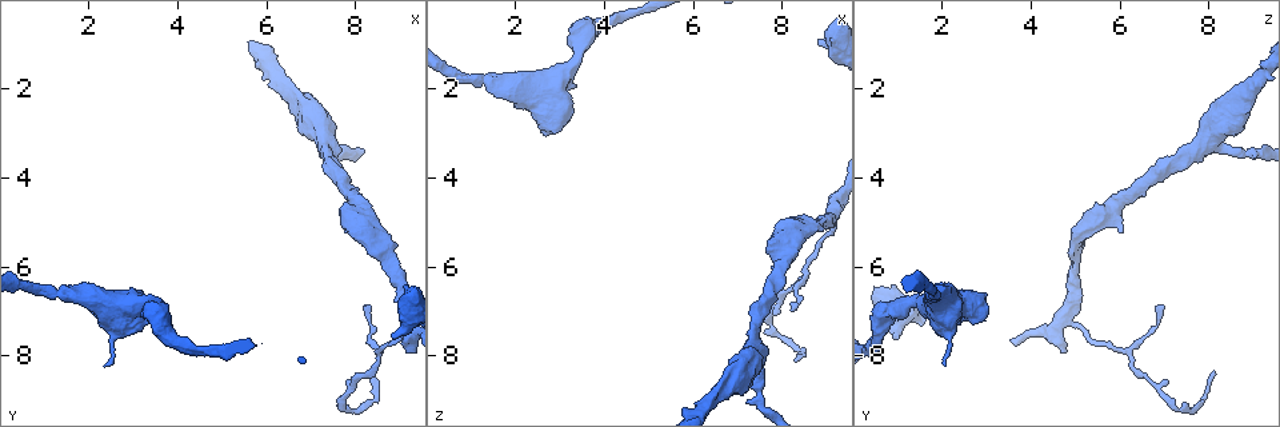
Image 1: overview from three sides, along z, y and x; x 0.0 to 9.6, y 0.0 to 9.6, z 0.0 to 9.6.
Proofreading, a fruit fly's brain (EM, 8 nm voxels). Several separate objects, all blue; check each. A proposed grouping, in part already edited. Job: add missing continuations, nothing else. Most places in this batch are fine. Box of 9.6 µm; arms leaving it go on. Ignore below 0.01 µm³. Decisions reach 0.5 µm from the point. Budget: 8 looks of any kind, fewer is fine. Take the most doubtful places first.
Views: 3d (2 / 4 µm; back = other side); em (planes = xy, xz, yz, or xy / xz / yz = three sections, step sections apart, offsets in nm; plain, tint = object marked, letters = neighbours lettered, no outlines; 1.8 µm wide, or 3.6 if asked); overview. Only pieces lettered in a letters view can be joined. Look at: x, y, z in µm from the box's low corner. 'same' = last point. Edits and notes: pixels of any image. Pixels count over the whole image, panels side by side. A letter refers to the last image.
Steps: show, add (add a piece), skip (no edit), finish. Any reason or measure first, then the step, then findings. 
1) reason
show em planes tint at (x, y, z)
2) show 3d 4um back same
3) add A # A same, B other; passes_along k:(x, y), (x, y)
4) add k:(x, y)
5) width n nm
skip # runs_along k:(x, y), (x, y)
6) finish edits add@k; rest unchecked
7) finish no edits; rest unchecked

an open end
show em planes letters at (2.35, 8.20, 2.15)

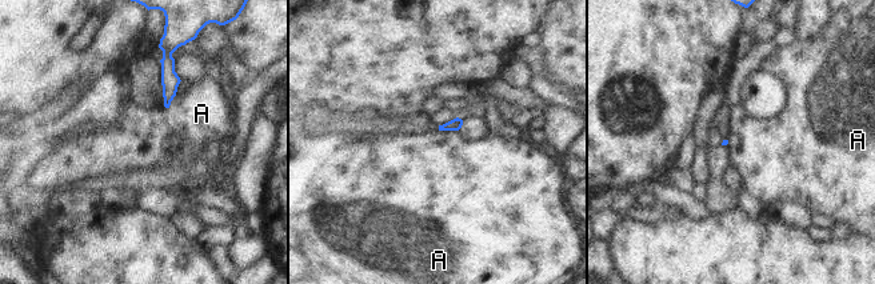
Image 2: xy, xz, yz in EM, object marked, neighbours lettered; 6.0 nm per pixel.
skip # A other; border 2:(459, 128), (438, 130); none of them fits

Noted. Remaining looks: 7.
an open end
show 3d 2um at (8.15, 6.85, 6.95)

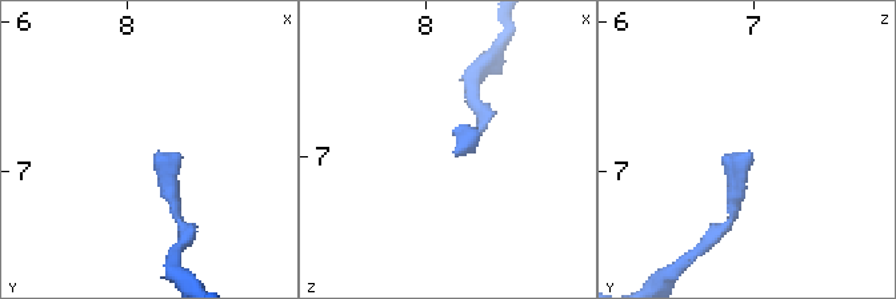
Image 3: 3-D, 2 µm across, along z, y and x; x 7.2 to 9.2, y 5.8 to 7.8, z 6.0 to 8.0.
show em xy step 4 tint at (8.20, 6.88, 6.98)

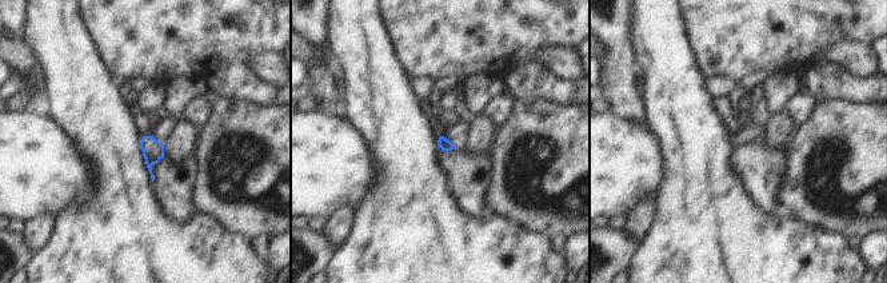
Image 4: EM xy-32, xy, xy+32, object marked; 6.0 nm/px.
show em planes letters same

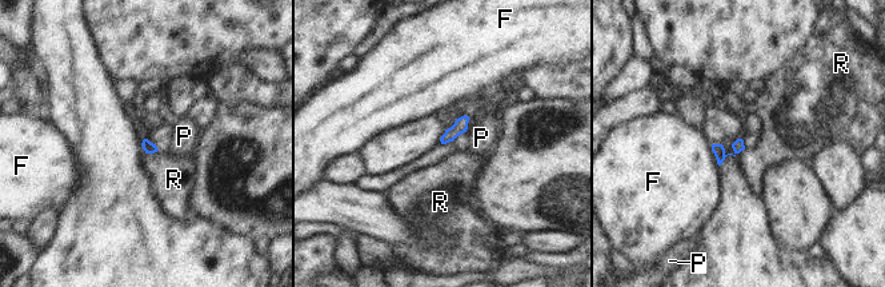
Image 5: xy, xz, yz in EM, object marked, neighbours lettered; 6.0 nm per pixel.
skip # F other, P other, R other; border 5:(157, 150), (145, 154); none of them fits

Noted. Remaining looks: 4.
branch stops here
show em planes plain at (8.85, 7.50, 1.00)

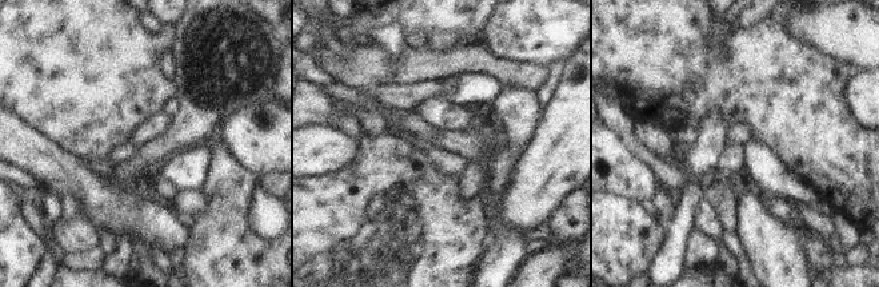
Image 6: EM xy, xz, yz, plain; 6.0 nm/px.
show em planes letters same

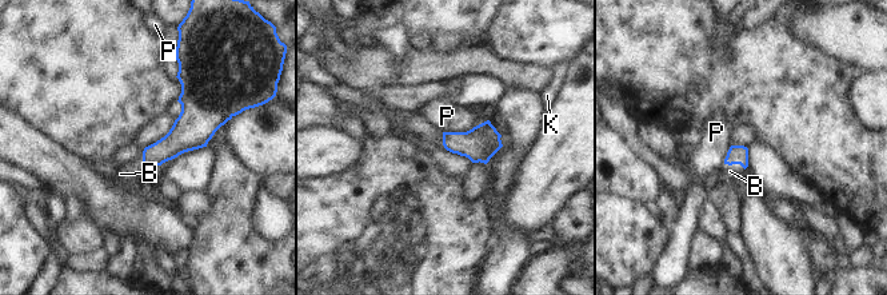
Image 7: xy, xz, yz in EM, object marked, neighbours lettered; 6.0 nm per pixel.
add B # B same, K other, P other; passes_along 7:(736, 154), (735, 163), (730, 171); the neuron continues

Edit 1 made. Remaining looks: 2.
finish edits add@7; rest unchecked

